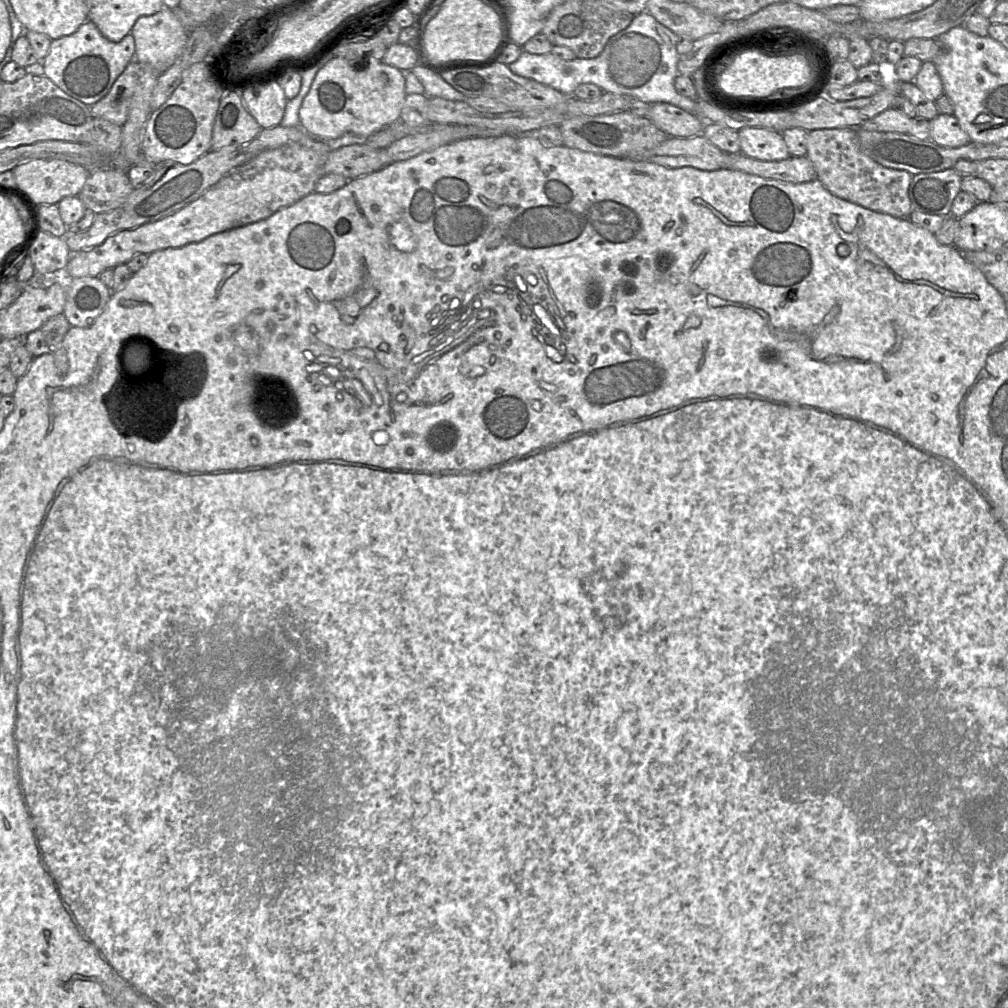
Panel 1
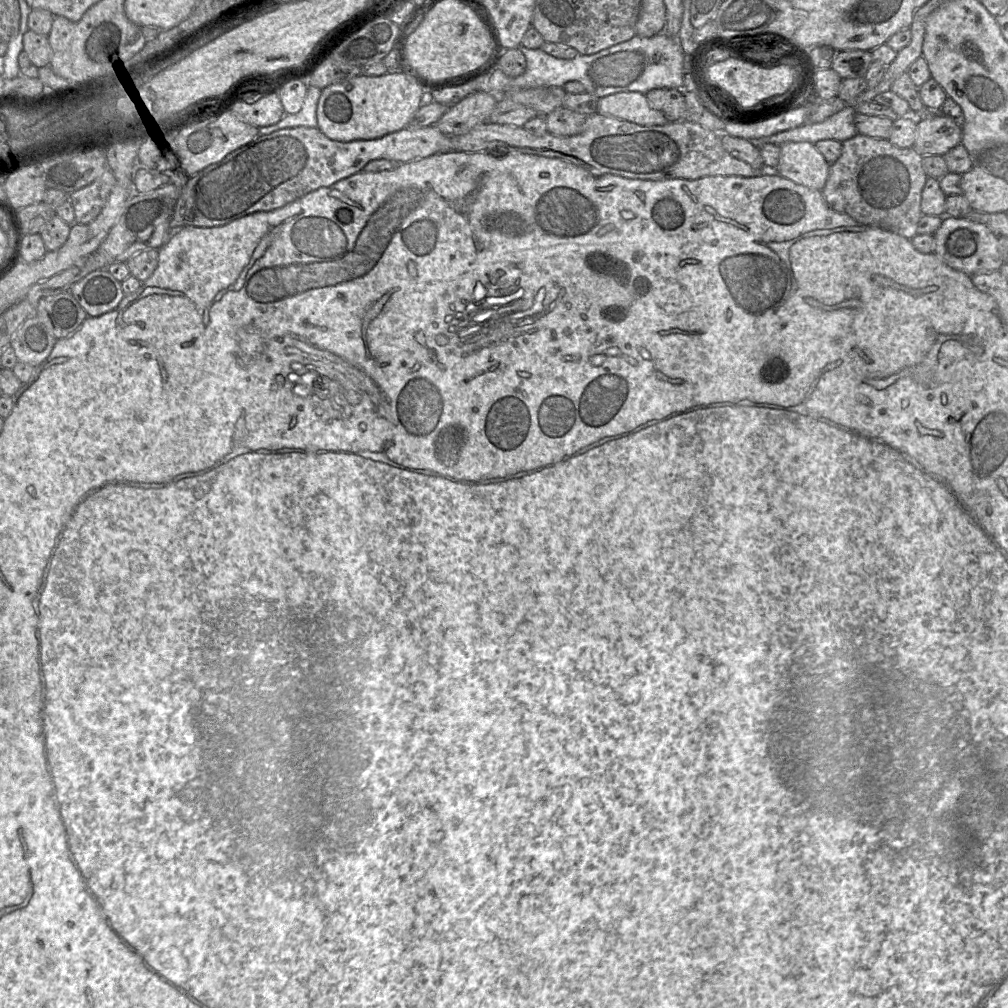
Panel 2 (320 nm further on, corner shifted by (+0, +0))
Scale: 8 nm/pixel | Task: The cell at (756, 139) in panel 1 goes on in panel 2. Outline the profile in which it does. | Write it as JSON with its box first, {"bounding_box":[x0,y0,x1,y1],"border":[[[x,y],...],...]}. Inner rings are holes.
{"bounding_box":[776,142,830,191],"border":[[[786,142],[780,145],[776,172],[795,183],[821,191],[830,164],[811,142]]]}

